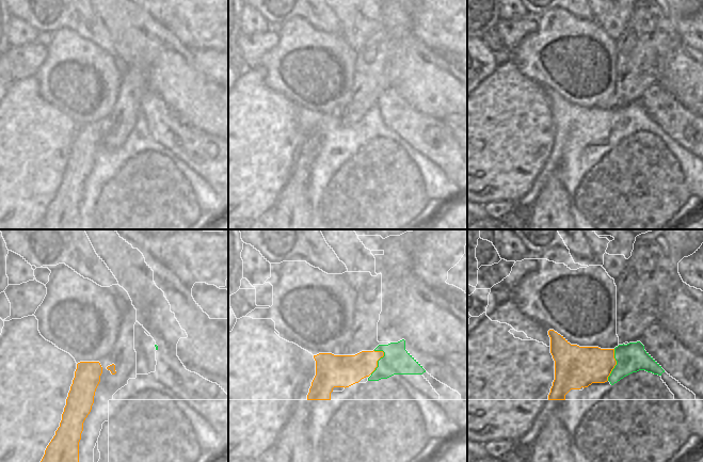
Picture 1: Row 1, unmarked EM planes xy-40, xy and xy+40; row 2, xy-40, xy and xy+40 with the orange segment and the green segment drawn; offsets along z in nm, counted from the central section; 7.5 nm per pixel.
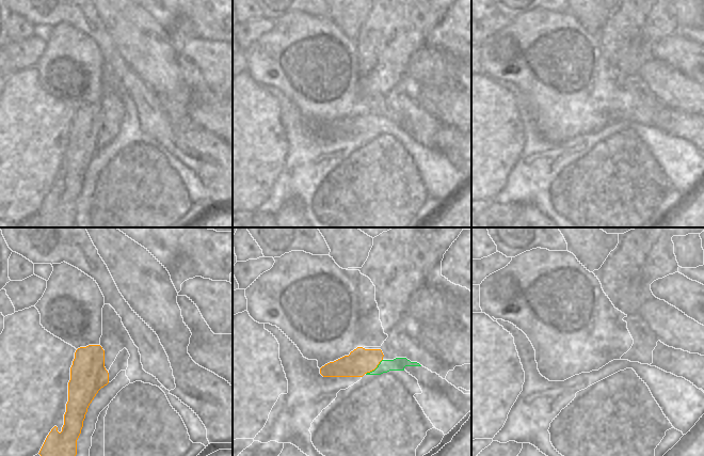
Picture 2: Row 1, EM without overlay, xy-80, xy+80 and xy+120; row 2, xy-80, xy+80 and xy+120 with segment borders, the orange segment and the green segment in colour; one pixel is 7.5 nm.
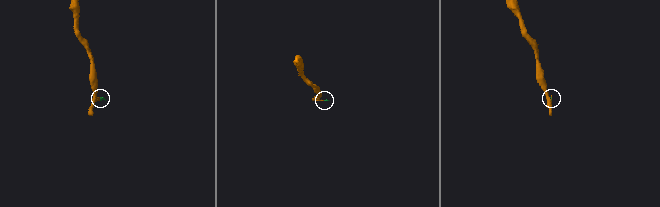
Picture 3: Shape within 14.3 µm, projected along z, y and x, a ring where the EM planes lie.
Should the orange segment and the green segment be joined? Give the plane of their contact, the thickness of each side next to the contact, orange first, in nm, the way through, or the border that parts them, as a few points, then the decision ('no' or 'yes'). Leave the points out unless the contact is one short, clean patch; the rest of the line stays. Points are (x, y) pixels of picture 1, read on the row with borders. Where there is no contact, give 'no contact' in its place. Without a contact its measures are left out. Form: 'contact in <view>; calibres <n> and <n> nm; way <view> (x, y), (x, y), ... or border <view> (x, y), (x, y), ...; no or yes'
contact in xy; calibres 240 and 200 nm; border xy (382, 350), (383, 355), (370, 373); no

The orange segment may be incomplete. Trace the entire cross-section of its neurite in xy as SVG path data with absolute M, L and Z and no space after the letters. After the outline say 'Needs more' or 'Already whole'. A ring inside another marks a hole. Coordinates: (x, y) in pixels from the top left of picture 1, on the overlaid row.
M362 351L355 355L314 355L316 376L311 382L307 400L331 400L334 387L349 387L369 377L378 367L383 351Z. Already whole.

